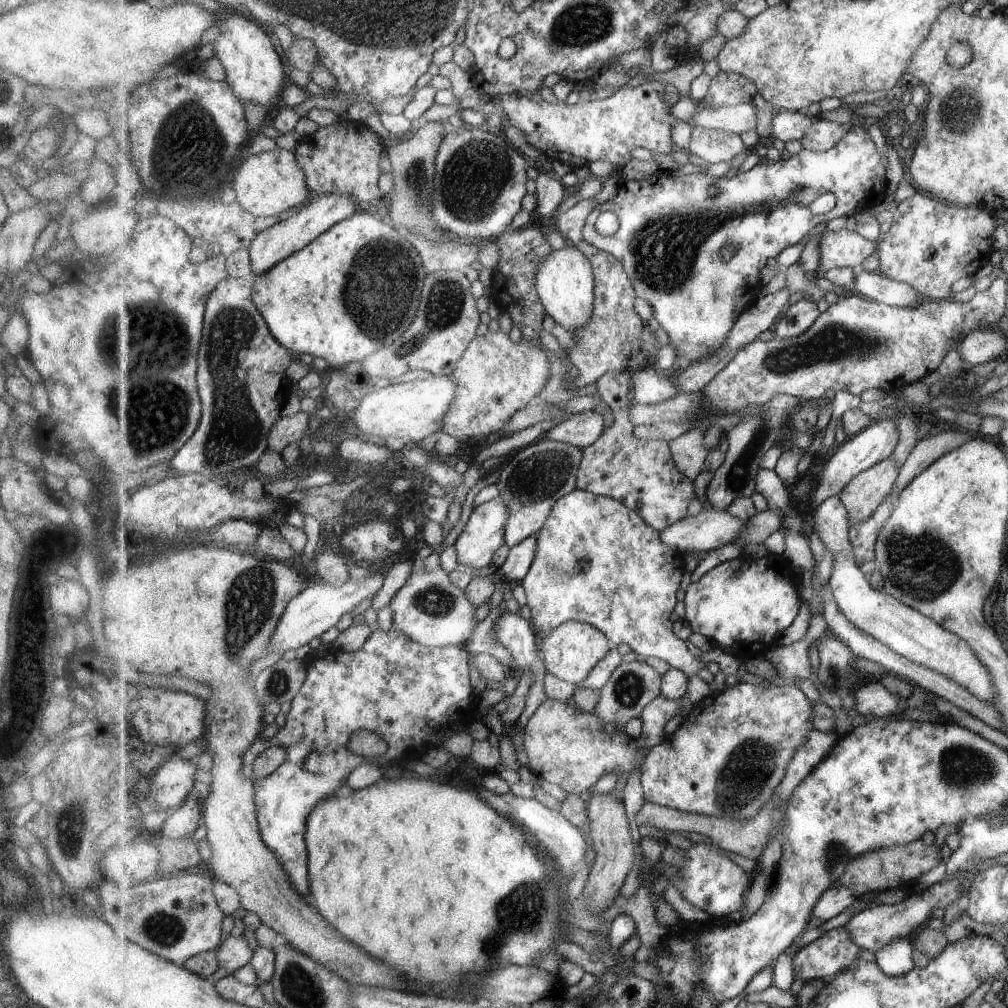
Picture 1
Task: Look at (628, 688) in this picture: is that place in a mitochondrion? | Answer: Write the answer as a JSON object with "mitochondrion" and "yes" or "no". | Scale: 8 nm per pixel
{"mitochondrion":"yes"}

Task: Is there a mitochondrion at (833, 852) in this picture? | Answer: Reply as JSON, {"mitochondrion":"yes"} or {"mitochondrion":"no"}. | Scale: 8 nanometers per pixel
{"mitochondrion":"yes"}

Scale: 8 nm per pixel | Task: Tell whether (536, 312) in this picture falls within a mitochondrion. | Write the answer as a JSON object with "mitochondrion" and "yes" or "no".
{"mitochondrion":"no"}

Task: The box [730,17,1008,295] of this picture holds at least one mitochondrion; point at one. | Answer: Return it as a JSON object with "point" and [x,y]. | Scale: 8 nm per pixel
{"point":[961,110]}

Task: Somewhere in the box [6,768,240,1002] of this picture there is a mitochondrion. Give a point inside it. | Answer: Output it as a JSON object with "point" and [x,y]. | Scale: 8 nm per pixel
{"point":[165,929]}

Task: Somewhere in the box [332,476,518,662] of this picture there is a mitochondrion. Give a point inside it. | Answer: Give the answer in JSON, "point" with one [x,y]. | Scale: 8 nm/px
{"point":[433,601]}

